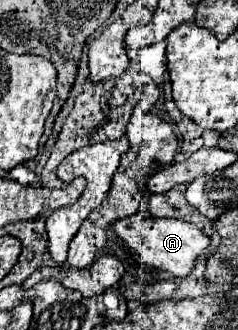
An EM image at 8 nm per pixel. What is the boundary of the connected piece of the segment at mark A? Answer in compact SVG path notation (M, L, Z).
M142 205L134 215L118 219L112 229L140 256L143 265L168 271L176 277L186 277L194 269L196 257L210 245L210 237L204 235L196 225L180 219L154 219L146 213L146 205Z

